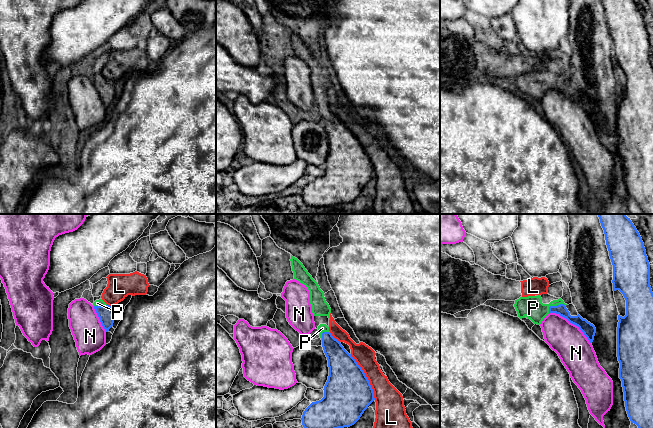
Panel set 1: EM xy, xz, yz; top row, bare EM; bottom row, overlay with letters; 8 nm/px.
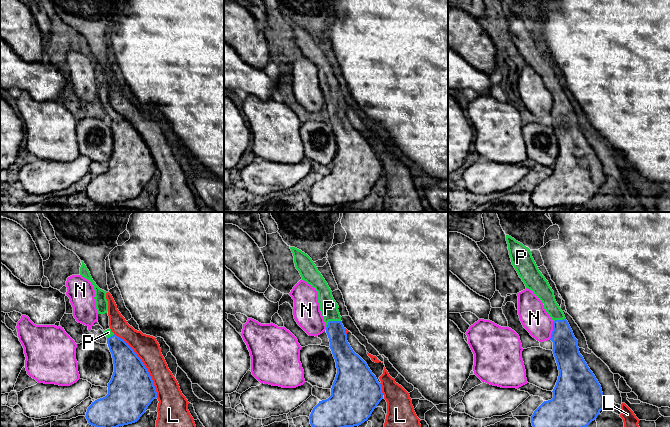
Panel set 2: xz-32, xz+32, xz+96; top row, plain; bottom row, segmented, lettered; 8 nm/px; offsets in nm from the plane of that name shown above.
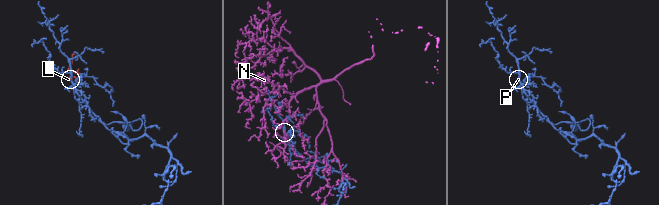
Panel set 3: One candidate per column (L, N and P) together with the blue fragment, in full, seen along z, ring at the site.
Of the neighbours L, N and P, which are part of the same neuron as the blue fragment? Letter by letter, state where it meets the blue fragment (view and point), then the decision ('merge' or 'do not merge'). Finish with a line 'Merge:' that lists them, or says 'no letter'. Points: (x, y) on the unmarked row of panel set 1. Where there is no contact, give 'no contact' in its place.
L: xz (366, 153) | do not merge
N: yz (572, 99) | do not merge
P: yz (554, 82) | merge
Merge: P

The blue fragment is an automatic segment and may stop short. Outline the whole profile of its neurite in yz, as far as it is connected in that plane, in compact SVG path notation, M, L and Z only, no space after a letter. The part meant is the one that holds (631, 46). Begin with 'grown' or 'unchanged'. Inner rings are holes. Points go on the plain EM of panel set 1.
unchanged | M601 0L613 41L613 67L619 66L626 76L626 91L618 91L617 133L620 139L625 183L631 199L638 202L643 214L653 214L653 68L650 62L650 40L642 14L634 0Z

